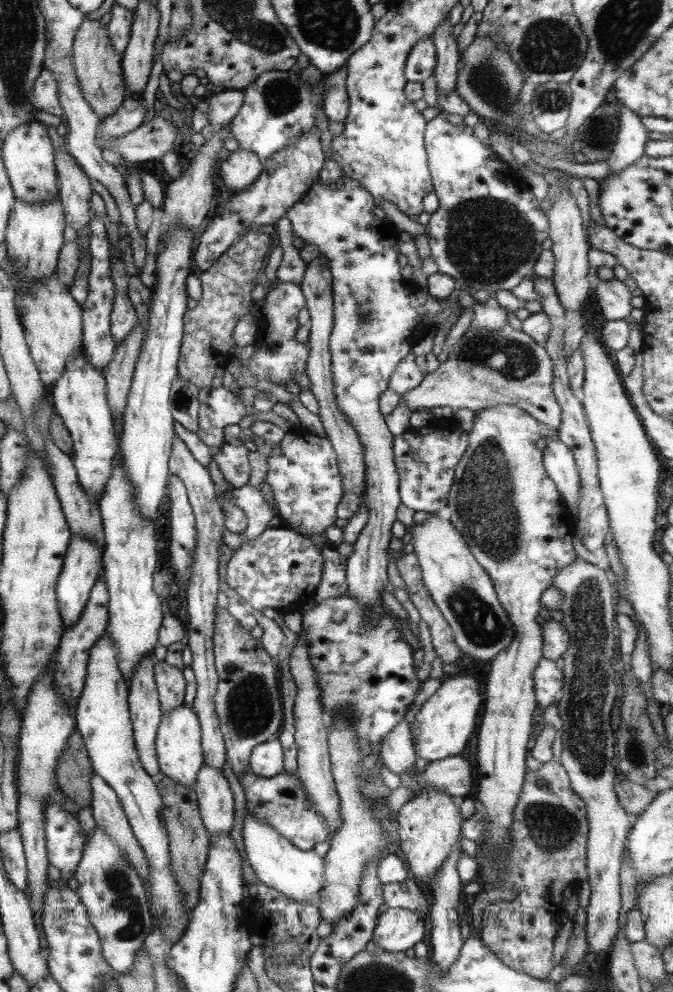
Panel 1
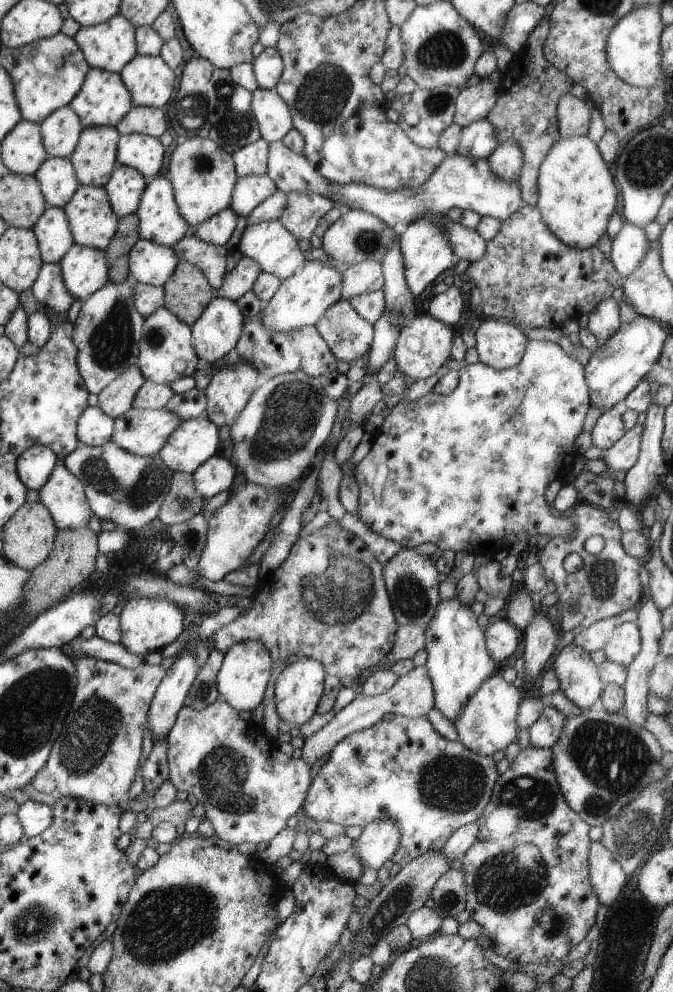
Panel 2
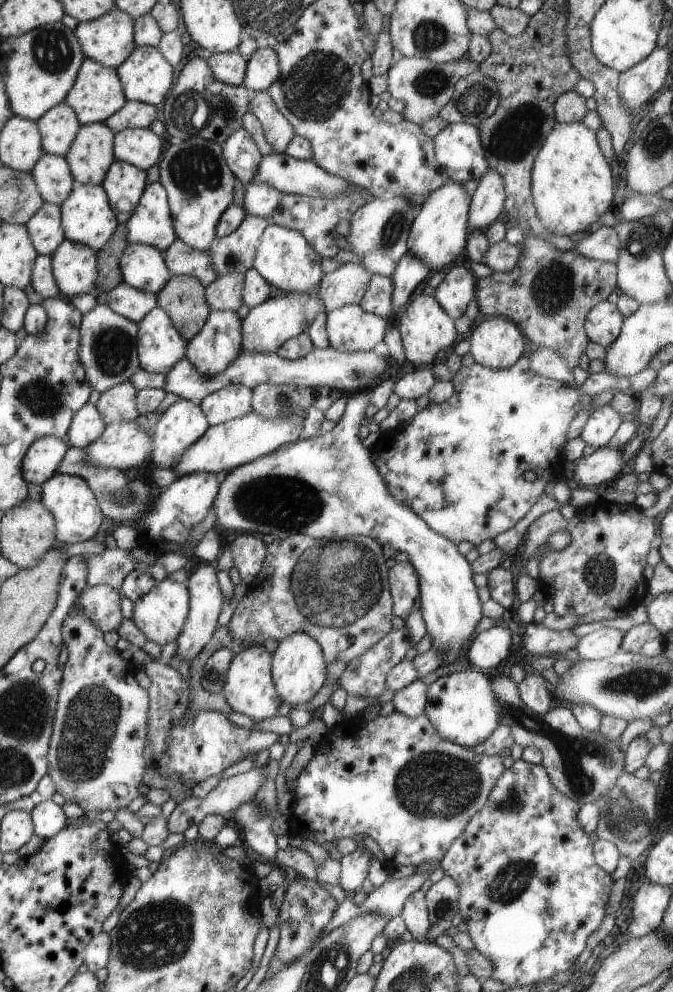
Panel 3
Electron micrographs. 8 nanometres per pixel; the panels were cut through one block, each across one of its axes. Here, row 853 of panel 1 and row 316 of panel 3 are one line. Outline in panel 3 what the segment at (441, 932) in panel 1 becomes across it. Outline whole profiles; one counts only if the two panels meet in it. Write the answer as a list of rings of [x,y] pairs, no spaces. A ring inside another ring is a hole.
[[[459,264],[445,269],[444,277],[434,289],[435,302],[445,314],[455,320],[465,312],[465,307],[475,296],[475,278],[471,271]]]

